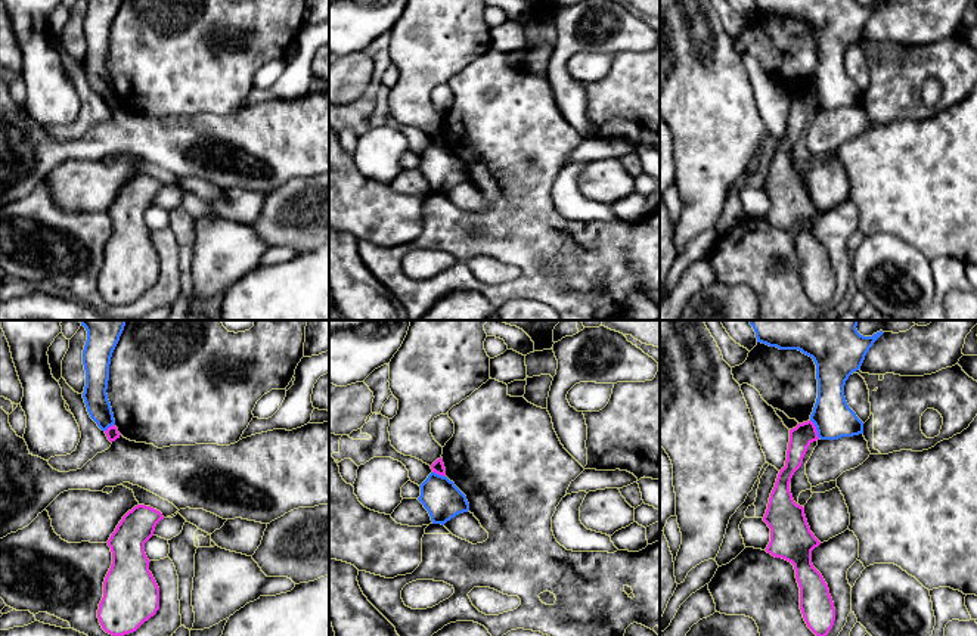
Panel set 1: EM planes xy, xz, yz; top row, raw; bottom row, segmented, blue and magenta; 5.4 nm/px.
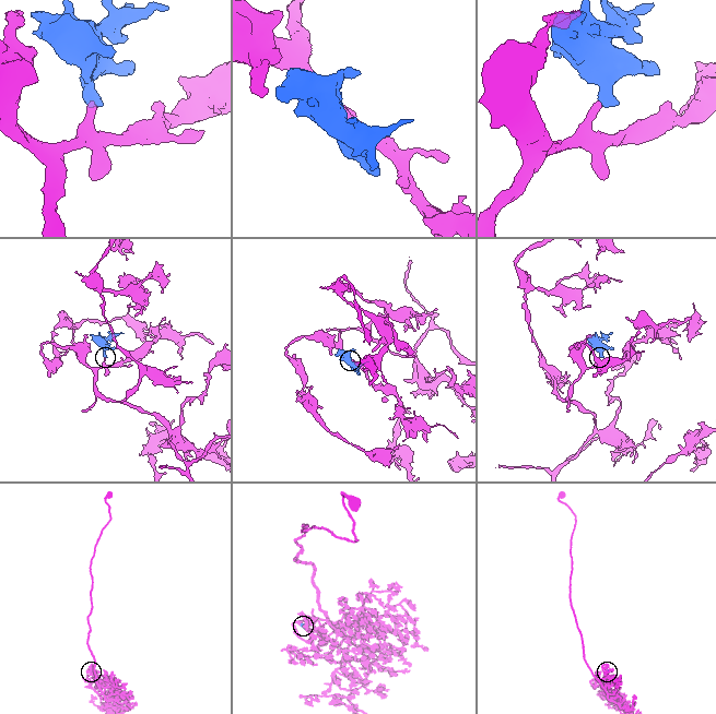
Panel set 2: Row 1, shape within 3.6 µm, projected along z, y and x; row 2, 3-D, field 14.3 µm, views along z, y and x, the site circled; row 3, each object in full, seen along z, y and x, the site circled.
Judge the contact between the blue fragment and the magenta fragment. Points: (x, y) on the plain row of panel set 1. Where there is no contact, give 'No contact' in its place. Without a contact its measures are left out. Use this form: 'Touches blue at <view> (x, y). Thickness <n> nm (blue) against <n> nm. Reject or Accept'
Touches blue at yz (816, 98). Thickness 220 nm (blue) against 130 nm. Reject

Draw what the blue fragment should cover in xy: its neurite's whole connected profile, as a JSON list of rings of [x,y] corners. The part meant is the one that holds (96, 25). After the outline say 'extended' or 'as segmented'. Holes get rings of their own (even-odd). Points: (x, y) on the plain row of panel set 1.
[[[87,0],[87,10],[83,19],[86,40],[83,68],[90,87],[102,100],[115,94],[106,59],[111,27],[121,3],[122,0]]]; as segmented

